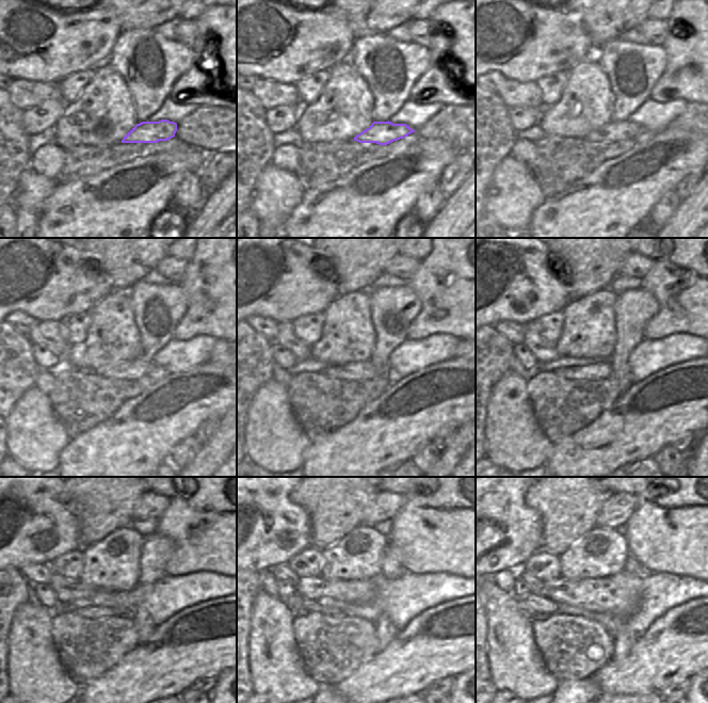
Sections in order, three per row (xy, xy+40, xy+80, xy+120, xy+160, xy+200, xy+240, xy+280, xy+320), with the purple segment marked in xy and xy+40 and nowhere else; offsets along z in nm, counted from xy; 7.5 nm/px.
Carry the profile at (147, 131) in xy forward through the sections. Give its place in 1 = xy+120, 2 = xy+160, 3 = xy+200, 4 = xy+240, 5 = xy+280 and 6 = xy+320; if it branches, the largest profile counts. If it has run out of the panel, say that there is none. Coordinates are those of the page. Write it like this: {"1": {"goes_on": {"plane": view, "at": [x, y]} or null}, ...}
{"1": {"goes_on": {"plane": "xy+120", "at": [134, 369]}}, "2": {"goes_on": {"plane": "xy+160", "at": [355, 371]}}, "3": {"goes_on": {"plane": "xy+200", "at": [600, 370]}}, "4": {"goes_on": {"plane": "xy+240", "at": [94, 611]}}, "5": {"goes_on": {"plane": "xy+280", "at": [301, 606]}}, "6": {"goes_on": {"plane": "xy+320", "at": [530, 605]}}}

